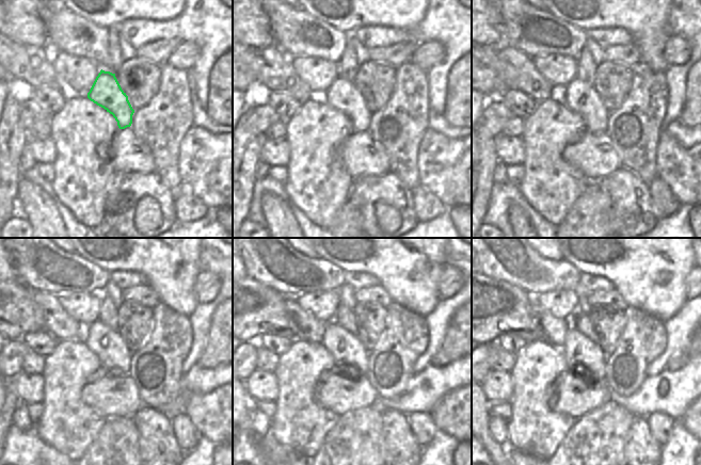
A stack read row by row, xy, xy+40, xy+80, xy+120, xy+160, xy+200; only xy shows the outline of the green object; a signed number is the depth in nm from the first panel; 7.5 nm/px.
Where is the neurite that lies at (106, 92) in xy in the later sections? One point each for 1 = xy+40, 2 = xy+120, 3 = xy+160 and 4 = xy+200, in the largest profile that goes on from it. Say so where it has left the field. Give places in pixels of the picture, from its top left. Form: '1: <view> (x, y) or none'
1: xy+40 (343, 95)
2: xy+120 (107, 343)
3: xy+160 (347, 350)
4: xy+200 (579, 351)

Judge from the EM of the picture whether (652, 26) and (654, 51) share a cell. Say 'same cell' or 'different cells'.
same cell

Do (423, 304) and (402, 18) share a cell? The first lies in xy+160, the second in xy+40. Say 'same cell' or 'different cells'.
same cell

